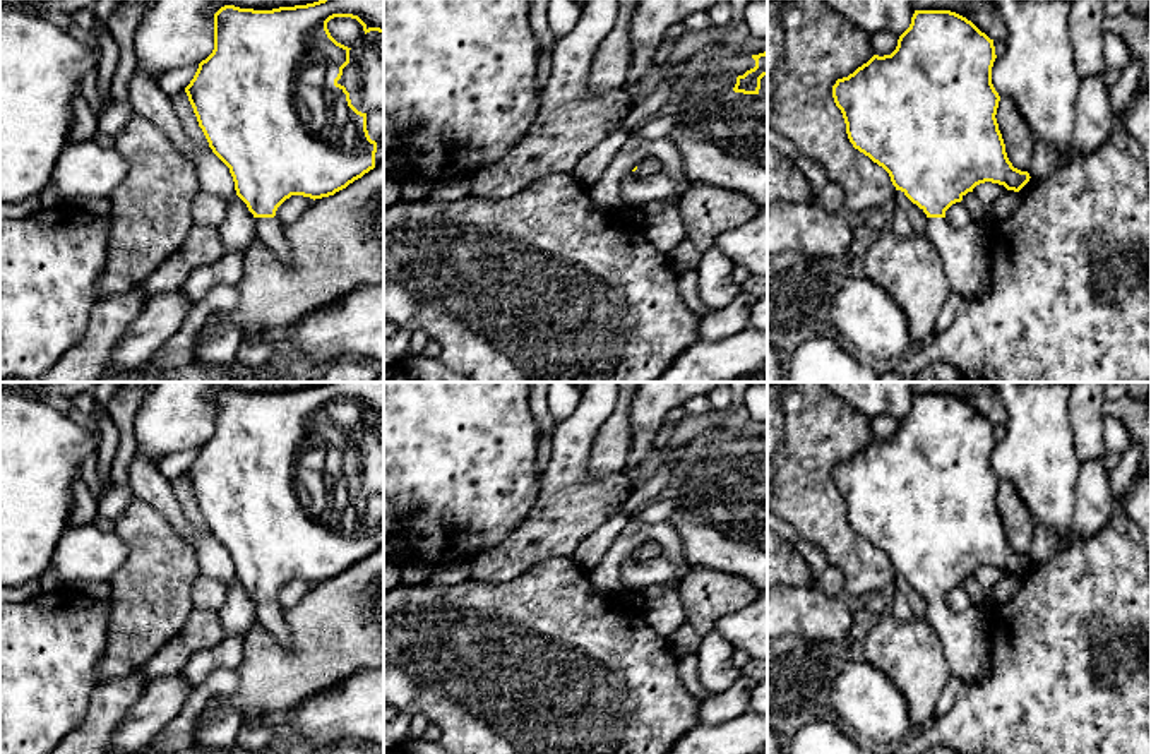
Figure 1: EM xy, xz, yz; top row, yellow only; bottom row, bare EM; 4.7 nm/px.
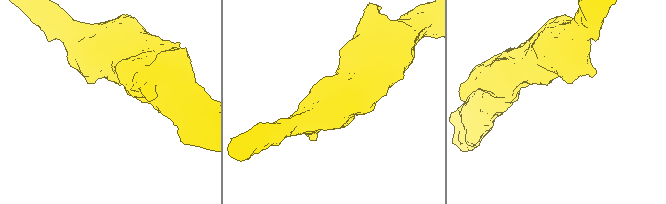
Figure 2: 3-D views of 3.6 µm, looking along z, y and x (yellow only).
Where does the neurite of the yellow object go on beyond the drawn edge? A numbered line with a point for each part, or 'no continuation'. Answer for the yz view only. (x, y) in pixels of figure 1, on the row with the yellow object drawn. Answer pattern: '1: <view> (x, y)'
1: yz (965, 254)

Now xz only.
1: xz (651, 165)

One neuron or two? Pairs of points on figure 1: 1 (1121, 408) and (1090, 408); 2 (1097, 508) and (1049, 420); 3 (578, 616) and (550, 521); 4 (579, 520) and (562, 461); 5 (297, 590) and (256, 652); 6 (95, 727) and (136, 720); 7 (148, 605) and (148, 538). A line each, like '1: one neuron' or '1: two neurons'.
1: two neurons
2: two neurons
3: two neurons
4: one neuron
5: two neurons
6: two neurons
7: one neuron

